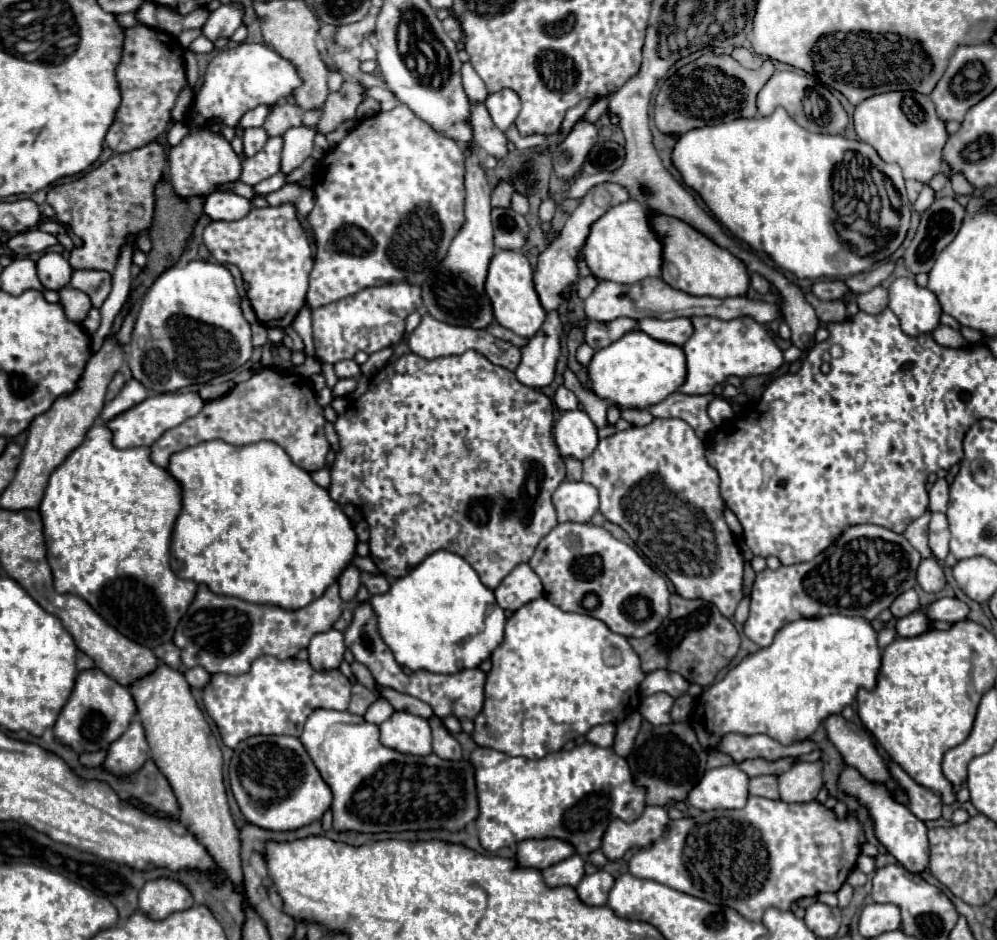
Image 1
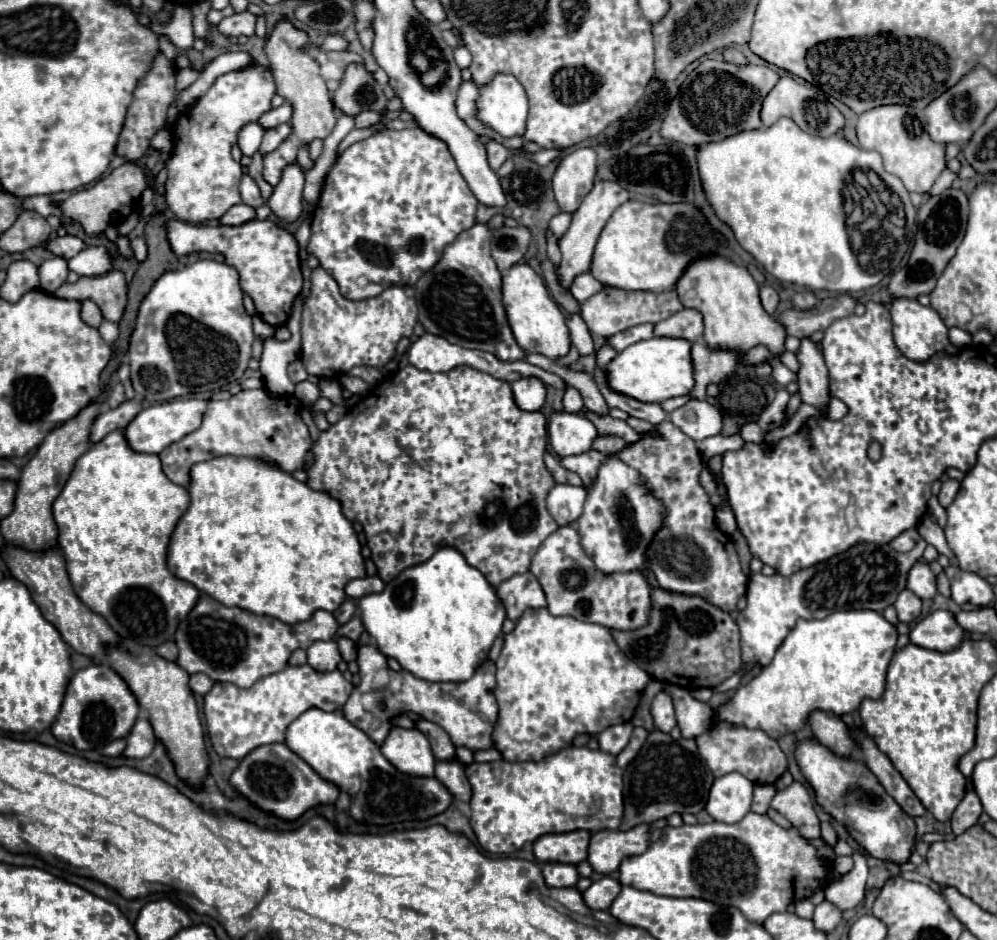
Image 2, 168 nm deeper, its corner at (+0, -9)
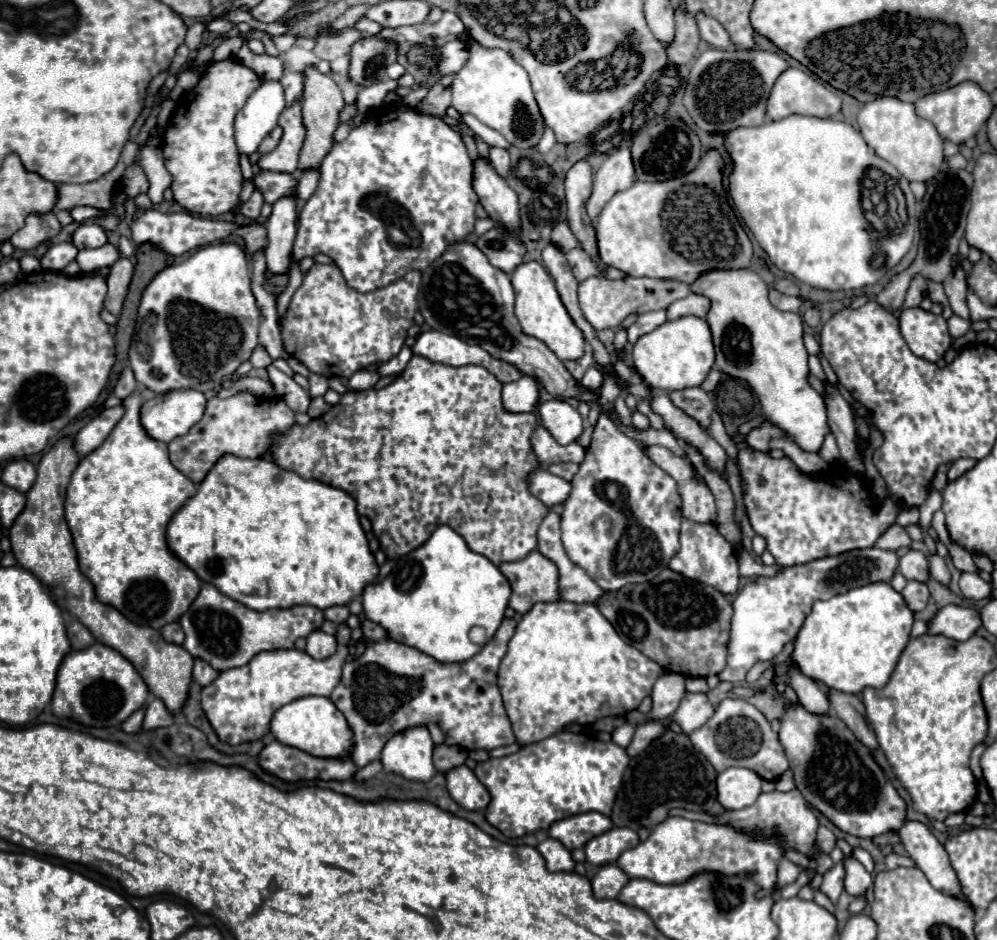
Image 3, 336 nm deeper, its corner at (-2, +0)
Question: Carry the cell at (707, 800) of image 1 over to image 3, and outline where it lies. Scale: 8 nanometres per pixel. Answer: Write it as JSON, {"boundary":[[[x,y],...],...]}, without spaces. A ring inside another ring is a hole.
{"boundary":[[[730,767],[718,773],[718,779],[716,779],[718,803],[724,809],[750,807],[760,795],[760,785],[762,785],[762,779],[754,771],[746,767]]]}

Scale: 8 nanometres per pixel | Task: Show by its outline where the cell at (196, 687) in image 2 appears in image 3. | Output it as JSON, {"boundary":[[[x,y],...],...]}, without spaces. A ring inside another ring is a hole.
{"boundary":[[[196,659],[194,661],[194,673],[192,675],[194,675],[194,681],[204,687],[204,685],[208,685],[208,683],[212,683],[216,679],[218,671],[212,669],[212,667],[208,667],[208,663],[204,663],[202,659]]]}

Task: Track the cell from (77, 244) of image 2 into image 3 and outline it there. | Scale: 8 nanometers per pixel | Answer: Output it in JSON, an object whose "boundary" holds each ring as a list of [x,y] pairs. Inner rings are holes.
{"boundary":[[[82,223],[74,233],[72,233],[72,245],[76,249],[86,249],[86,247],[100,247],[108,241],[104,229],[100,225],[88,225]]]}

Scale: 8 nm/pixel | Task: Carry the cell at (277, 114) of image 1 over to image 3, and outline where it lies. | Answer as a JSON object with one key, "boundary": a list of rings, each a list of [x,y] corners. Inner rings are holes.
{"boundary":[[[276,125],[266,137],[264,137],[264,141],[260,143],[260,147],[258,147],[258,151],[264,155],[264,153],[268,153],[268,151],[272,151],[276,145],[278,145],[278,141],[280,141],[280,137],[282,137],[282,127],[280,125]]]}

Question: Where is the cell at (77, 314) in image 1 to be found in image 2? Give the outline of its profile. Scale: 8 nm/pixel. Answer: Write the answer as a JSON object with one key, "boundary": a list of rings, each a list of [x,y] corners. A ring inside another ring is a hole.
{"boundary":[[[92,300],[82,302],[82,320],[84,320],[88,326],[94,326],[94,328],[98,328],[98,326],[100,326],[100,322],[104,320],[104,318],[102,318],[100,308],[98,308]]]}

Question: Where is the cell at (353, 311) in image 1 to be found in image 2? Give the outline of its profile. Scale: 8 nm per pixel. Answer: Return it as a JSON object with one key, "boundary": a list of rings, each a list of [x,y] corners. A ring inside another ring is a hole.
{"boundary":[[[324,268],[312,270],[310,280],[312,286],[304,302],[300,322],[300,360],[308,374],[328,378],[346,374],[354,366],[382,368],[394,358],[398,340],[412,336],[412,328],[418,320],[418,308],[410,286],[390,286],[380,296],[352,302],[340,294],[336,280]]]}

